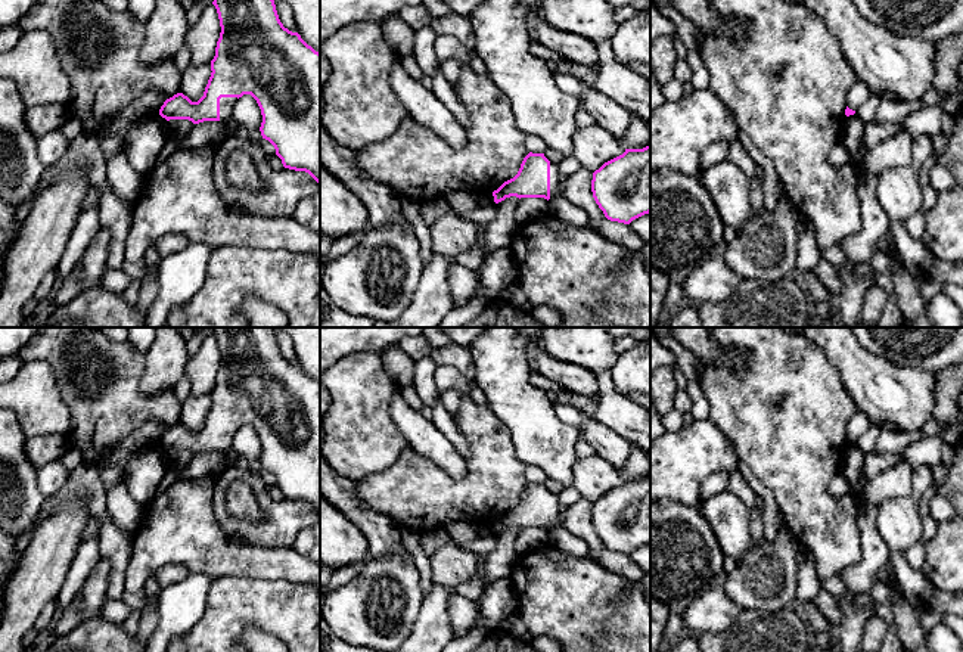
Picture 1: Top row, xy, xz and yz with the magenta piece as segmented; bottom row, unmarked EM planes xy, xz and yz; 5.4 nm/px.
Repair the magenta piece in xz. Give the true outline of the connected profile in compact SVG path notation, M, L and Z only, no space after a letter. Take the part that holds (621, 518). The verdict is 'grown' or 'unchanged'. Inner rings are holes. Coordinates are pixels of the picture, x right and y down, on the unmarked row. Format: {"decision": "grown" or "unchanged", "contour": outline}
{"decision": "unchanged", "contour": "M650 475L625 482L593 503L591 522L611 552L630 555L650 543Z"}

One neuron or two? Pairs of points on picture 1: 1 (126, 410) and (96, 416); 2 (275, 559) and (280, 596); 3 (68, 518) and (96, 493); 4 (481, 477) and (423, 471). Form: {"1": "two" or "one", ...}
{"1": "one", "2": "two", "3": "two", "4": "one"}

